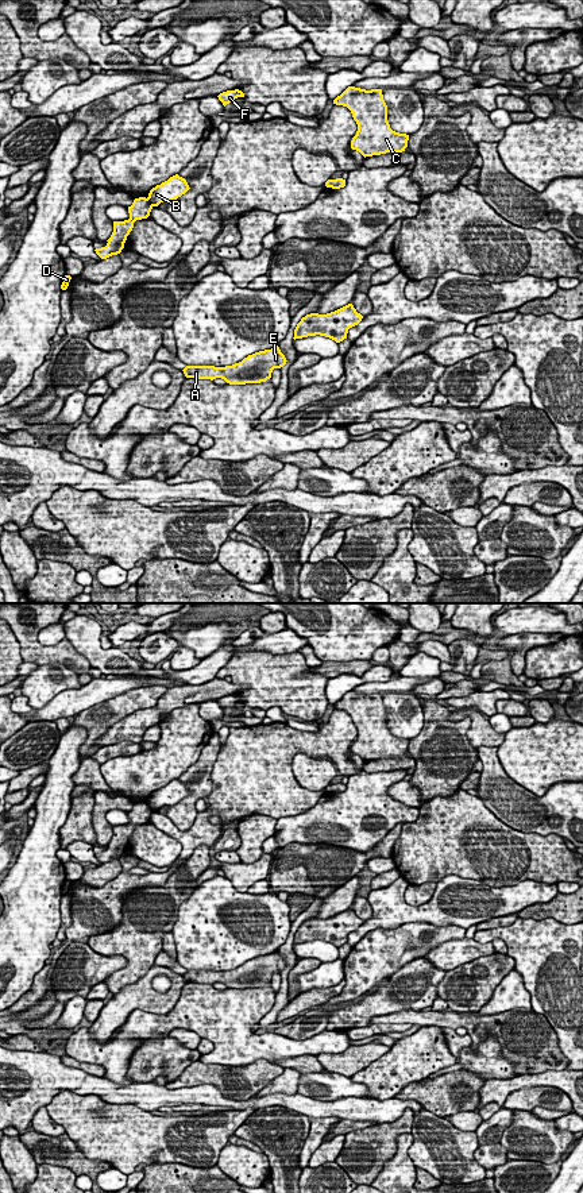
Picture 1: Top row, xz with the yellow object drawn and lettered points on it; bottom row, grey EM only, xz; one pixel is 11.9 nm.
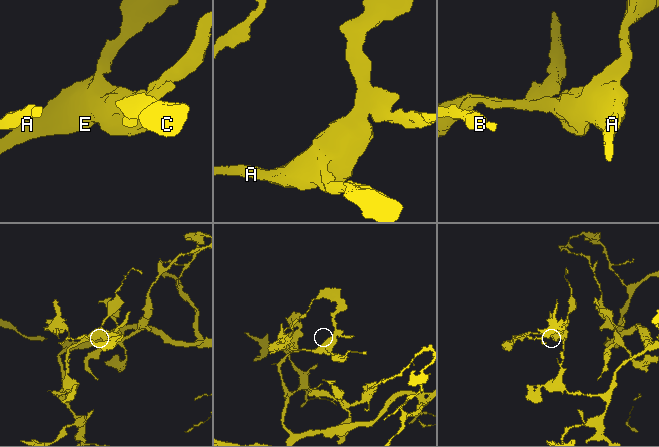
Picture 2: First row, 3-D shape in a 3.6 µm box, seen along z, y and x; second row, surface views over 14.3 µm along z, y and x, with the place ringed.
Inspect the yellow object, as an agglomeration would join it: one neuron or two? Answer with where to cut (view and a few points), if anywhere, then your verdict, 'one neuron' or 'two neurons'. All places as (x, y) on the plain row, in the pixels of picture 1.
xz (146, 803), (153, 810) | two neurons

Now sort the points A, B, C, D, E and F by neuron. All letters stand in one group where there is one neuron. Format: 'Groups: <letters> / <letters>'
Groups: A B C E F / D

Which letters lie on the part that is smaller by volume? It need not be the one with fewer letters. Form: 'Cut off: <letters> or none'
Cut off: D

